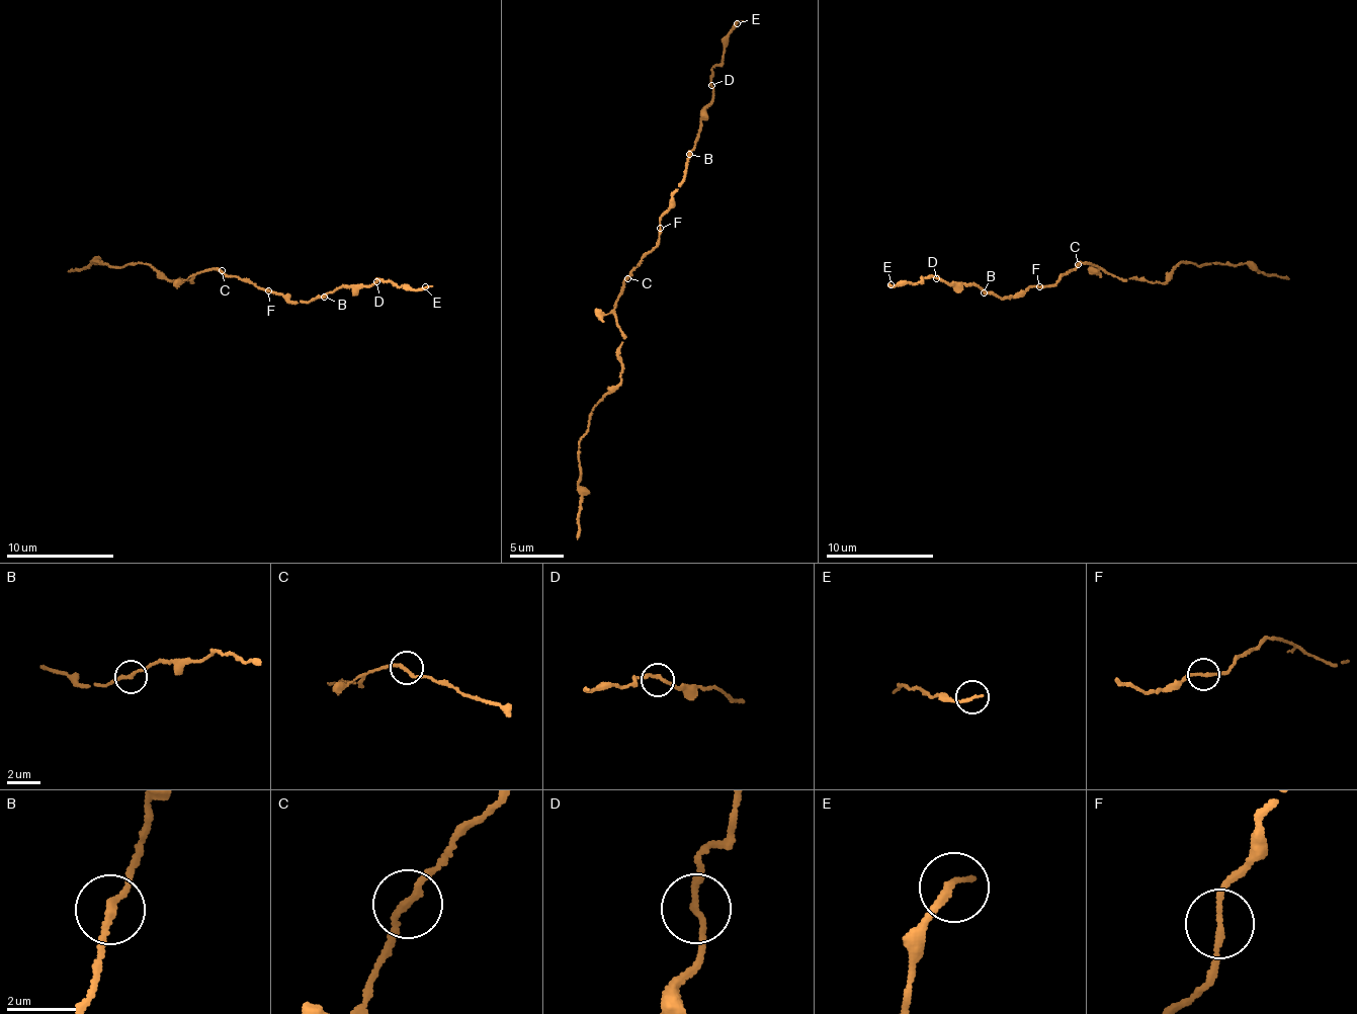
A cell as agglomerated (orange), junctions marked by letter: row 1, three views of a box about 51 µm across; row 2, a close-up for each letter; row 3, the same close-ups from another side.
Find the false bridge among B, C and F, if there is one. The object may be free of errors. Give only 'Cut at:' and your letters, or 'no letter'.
Cut at: no letter

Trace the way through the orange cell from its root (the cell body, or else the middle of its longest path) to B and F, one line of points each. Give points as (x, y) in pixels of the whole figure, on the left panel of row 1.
B: (227, 274), (249, 280), (289, 302), (303, 303), (325, 298)
F: (227, 274), (267, 289)

